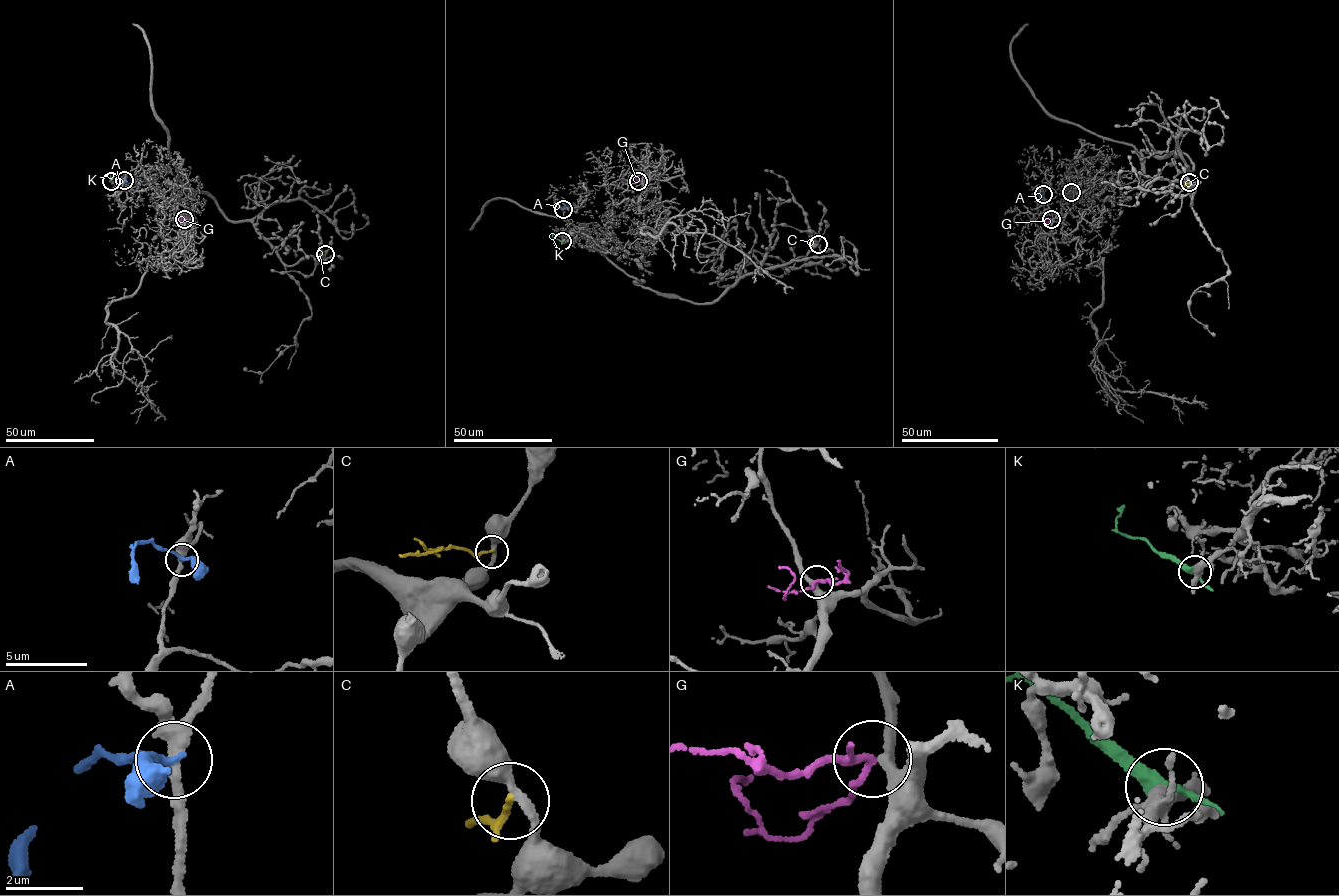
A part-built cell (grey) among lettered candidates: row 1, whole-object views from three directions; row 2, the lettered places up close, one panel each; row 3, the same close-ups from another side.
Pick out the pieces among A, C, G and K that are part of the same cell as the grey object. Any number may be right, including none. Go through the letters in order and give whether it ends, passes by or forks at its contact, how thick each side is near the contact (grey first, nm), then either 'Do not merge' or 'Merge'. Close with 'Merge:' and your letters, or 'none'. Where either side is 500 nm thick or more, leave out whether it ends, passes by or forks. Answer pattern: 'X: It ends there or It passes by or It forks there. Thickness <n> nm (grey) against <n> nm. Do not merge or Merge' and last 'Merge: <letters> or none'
A: It passes by. Thickness 280 nm (grey) against 180 nm. Do not merge
C: It passes by. Thickness 300 nm (grey) against 110 nm. Do not merge
G: It forks there. Thickness 280 nm (grey) against 150 nm. Merge
K: It passes by. Thickness 360 nm (grey) against 320 nm. Do not merge
Merge: G

